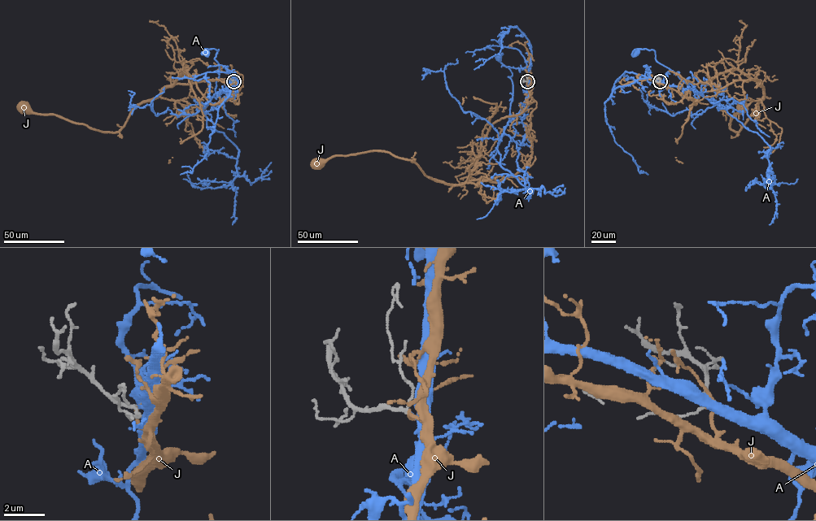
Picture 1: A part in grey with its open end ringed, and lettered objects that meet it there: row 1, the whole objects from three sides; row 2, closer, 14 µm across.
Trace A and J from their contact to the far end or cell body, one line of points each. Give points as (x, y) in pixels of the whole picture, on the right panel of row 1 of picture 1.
A: (660, 81), (699, 93), (690, 84), (658, 62), (653, 49), (639, 49), (635, 53)
J: (660, 81), (695, 104), (711, 78), (738, 69), (762, 88), (764, 96), (736, 132), (730, 123), (742, 109)

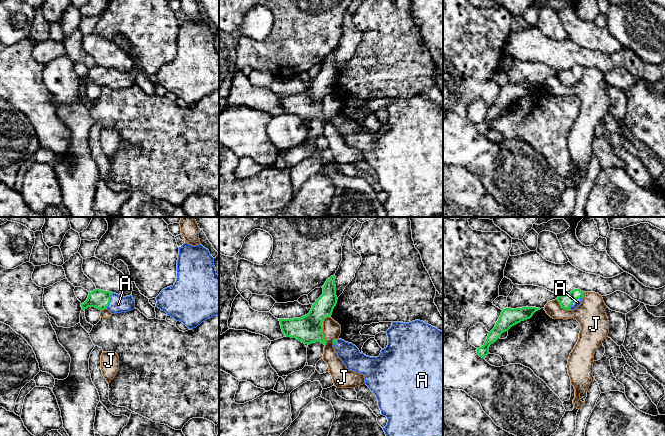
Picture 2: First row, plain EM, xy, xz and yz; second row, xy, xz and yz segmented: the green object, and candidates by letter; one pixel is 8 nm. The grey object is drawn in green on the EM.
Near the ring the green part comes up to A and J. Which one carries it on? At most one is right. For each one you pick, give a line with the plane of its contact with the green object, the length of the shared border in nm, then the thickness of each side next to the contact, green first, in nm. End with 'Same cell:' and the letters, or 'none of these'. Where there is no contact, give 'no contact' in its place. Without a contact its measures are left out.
A: meets green in yz; contact 140 nm long; 110 nm thick on the green side, 60 nm on the other
Same cell: A

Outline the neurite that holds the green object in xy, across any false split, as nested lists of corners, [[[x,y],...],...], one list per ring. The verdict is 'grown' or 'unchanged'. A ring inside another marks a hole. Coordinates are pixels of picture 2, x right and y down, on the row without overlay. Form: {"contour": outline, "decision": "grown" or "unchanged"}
{"contour": [[[95,65],[89,68],[87,76],[81,80],[82,86],[95,83],[99,86],[108,85],[112,90],[128,88],[135,85],[132,72],[120,72],[116,69]]], "decision": "grown"}

